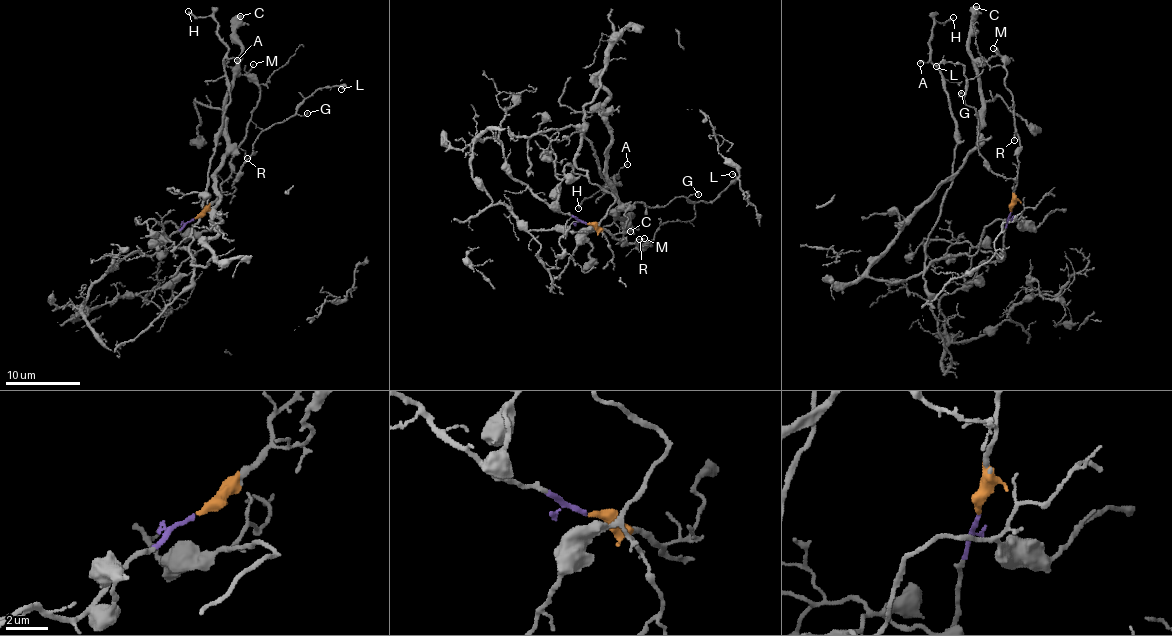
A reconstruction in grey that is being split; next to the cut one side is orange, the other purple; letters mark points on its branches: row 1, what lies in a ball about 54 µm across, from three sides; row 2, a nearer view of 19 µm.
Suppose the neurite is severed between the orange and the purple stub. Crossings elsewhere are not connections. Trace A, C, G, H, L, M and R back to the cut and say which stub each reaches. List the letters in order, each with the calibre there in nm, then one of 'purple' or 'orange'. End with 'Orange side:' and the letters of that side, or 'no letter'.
A: 120 nm thick; purple
C: 440 nm thick; purple
G: 160 nm thick; orange
H: 190 nm thick; purple
L: 160 nm thick; orange
M: 140 nm thick; orange
R: 110 nm thick; orange
Orange side: G, L, M, R

